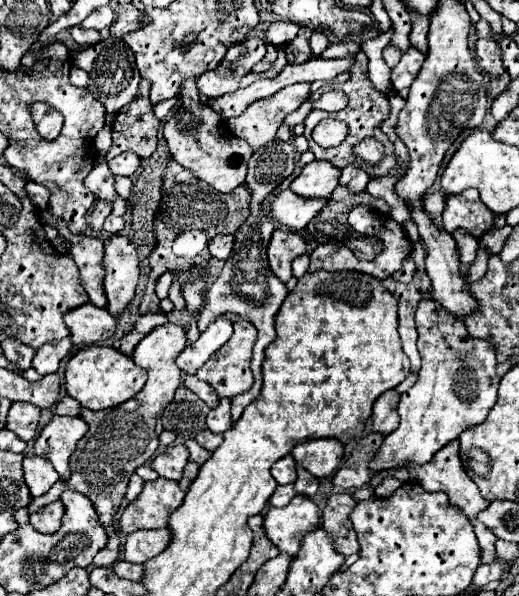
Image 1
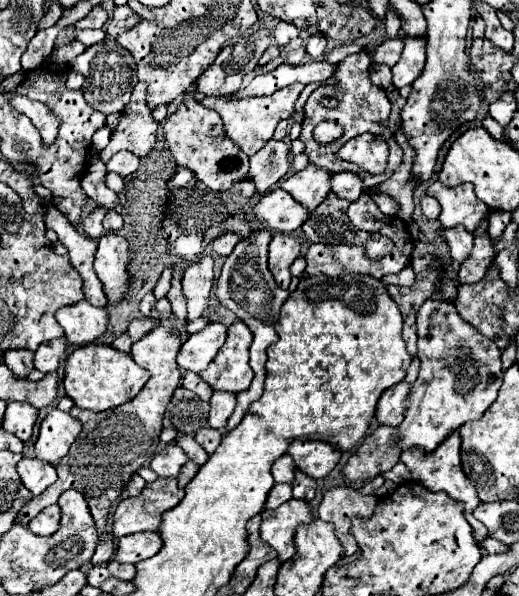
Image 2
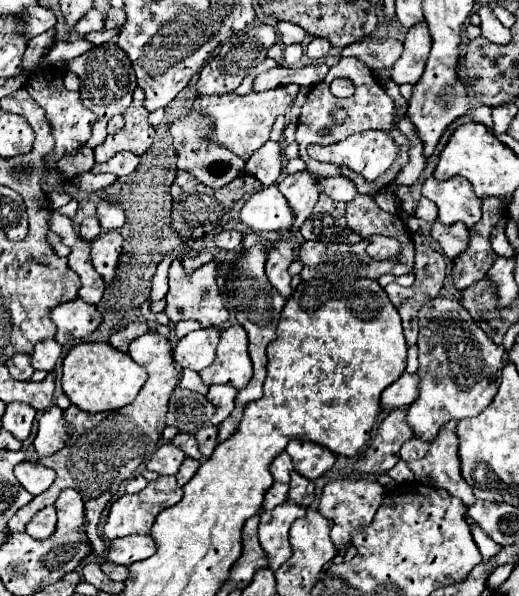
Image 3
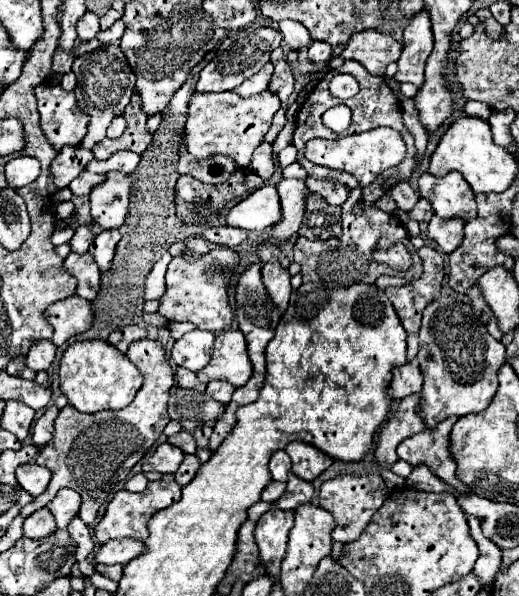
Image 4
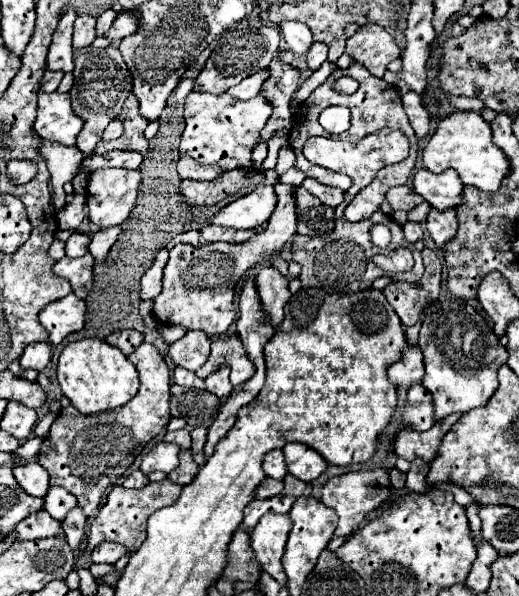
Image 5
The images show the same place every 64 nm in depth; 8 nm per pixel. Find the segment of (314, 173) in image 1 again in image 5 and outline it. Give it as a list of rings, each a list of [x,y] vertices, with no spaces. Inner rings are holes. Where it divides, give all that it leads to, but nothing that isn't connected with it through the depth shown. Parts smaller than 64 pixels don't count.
[[[278,182],[276,186],[278,204],[272,214],[270,224],[264,232],[256,234],[244,244],[228,244],[214,242],[202,248],[194,248],[190,244],[178,244],[170,250],[170,260],[164,268],[164,290],[154,300],[154,316],[162,324],[170,326],[186,326],[188,330],[202,330],[208,336],[224,334],[228,326],[236,318],[234,308],[234,286],[244,276],[246,270],[258,266],[260,262],[268,262],[276,252],[282,250],[284,242],[288,242],[296,234],[296,198],[294,186]]]

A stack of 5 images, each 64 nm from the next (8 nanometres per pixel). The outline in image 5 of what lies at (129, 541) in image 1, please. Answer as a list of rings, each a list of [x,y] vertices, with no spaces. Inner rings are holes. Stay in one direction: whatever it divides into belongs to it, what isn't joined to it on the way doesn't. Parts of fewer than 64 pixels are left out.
[[[104,542],[104,544],[98,544],[92,550],[92,562],[98,562],[98,564],[100,562],[116,564],[124,554],[132,554],[132,550],[128,550],[122,544],[116,544],[116,542]]]

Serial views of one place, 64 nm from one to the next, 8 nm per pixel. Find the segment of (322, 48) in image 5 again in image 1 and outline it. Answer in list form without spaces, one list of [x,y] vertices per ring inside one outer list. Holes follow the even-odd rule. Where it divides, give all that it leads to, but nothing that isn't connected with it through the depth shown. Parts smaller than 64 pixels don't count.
[[[322,30],[312,32],[312,38],[310,38],[310,48],[312,48],[314,56],[320,56],[320,54],[328,48],[328,44],[330,44],[330,38],[328,38],[328,34],[326,34],[326,32],[322,32]]]

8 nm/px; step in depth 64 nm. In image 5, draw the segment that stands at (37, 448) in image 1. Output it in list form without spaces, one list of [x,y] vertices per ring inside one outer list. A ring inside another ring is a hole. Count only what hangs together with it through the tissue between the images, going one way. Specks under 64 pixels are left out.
[[[48,412],[44,418],[37,422],[34,428],[35,435],[38,436],[38,438],[46,438],[55,419],[56,412]]]

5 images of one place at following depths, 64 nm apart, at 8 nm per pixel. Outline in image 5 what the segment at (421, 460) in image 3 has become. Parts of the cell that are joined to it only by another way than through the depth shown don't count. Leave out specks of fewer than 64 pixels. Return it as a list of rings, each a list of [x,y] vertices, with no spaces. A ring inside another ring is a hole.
[[[462,414],[446,416],[444,420],[436,422],[426,432],[400,432],[400,436],[396,440],[396,446],[394,446],[394,452],[400,458],[406,458],[408,462],[412,462],[416,458],[422,458],[426,464],[430,464],[438,456],[438,444],[442,442],[444,434],[456,424],[456,420],[460,416]]]

